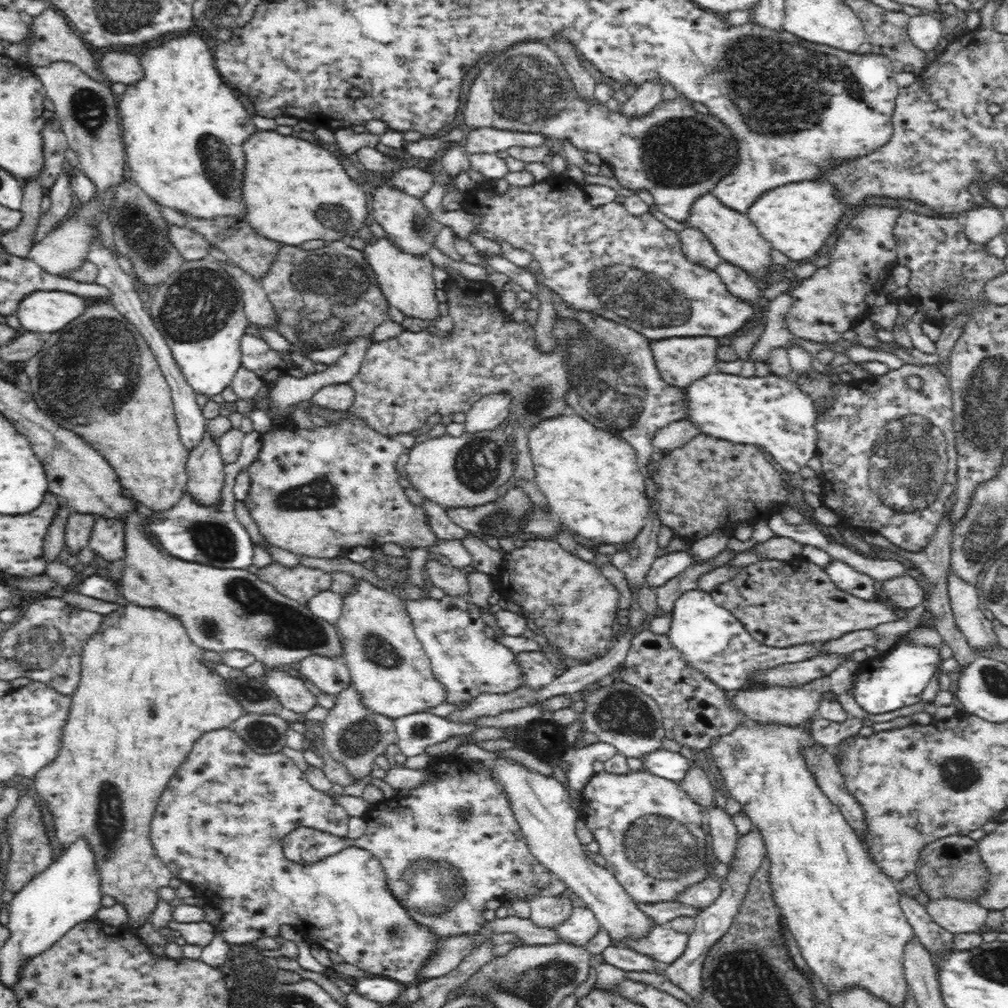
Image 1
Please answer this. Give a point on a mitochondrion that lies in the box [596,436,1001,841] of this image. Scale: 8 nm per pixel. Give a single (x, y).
(959, 773)

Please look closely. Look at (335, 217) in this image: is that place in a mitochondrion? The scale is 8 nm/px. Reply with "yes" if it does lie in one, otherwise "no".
yes

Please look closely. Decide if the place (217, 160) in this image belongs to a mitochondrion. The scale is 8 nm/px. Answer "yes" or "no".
yes

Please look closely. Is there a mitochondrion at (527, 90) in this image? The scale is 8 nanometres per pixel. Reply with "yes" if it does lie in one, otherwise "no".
yes

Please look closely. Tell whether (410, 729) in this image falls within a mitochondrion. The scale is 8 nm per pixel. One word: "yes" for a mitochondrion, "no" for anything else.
no

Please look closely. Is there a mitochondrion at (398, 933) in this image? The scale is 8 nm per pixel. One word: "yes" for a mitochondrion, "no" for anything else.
yes

